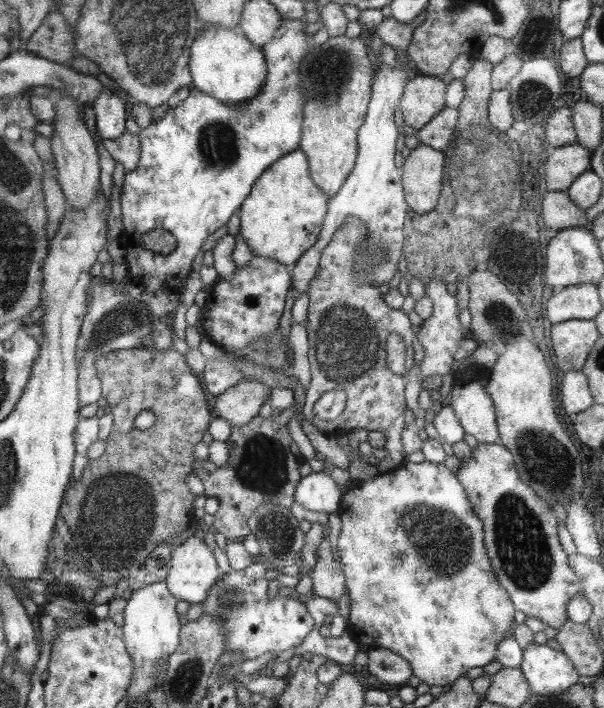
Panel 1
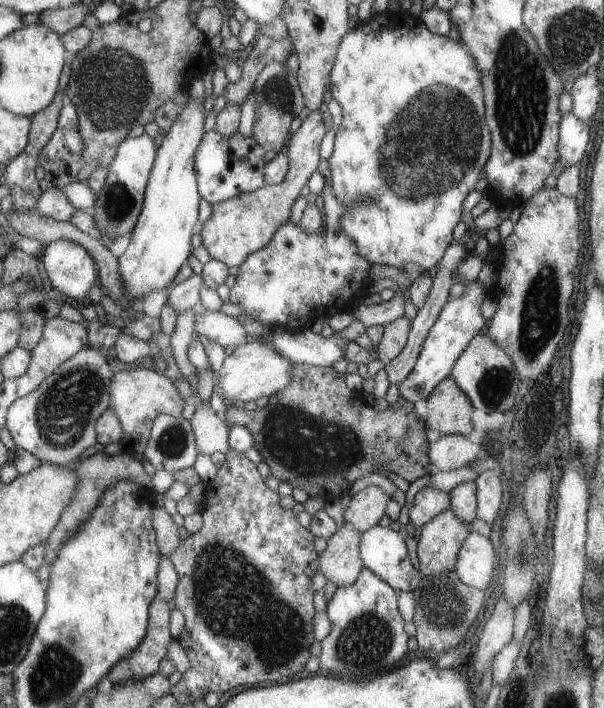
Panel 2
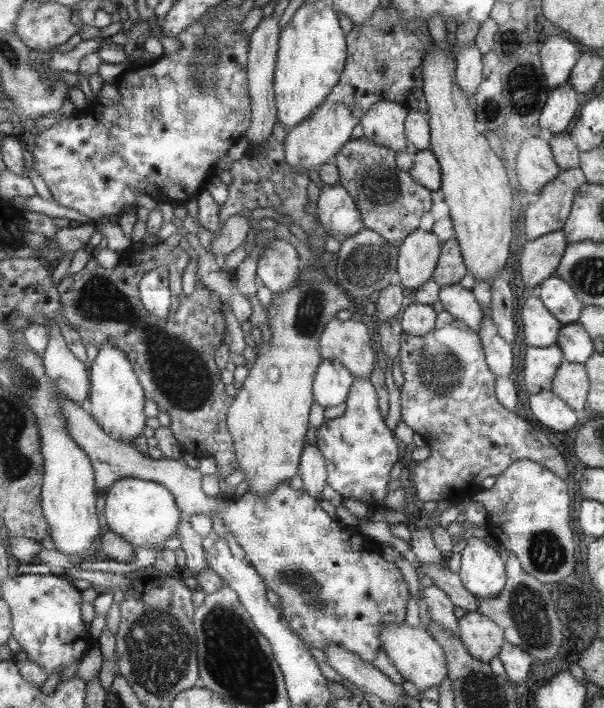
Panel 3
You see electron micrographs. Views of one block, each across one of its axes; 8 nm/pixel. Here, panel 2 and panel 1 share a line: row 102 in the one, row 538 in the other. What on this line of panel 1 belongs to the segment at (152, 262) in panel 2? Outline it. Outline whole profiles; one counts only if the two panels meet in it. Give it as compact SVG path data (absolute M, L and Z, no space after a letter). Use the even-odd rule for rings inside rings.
M192 535L171 552L171 567L165 581L178 600L191 604L208 597L218 576L220 568L216 566L212 550L202 538Z

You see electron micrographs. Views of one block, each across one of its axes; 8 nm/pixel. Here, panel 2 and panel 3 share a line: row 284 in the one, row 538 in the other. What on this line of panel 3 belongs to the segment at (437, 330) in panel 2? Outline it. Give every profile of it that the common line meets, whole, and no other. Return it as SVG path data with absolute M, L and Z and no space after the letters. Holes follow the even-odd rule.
M470 537L457 550L456 572L476 598L494 598L507 581L505 559L484 539Z

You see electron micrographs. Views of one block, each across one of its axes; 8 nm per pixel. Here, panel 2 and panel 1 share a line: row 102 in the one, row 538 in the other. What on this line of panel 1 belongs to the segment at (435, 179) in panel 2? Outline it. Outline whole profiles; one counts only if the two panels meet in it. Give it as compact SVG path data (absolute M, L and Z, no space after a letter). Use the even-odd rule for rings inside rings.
M404 461L397 469L382 472L373 478L350 483L347 492L343 495L340 508L337 511L342 520L342 527L338 541L339 560L345 566L345 582L350 598L350 616L347 623L346 634L350 635L358 644L366 649L390 650L401 655L409 661L413 669L413 676L418 677L428 686L446 686L464 677L470 668L482 668L490 662L496 661L498 645L506 636L510 622L515 619L516 607L509 597L508 591L496 578L490 560L484 548L485 532L483 524L475 515L470 499L465 488L460 484L460 479L452 473L444 463L424 461L412 463Z

